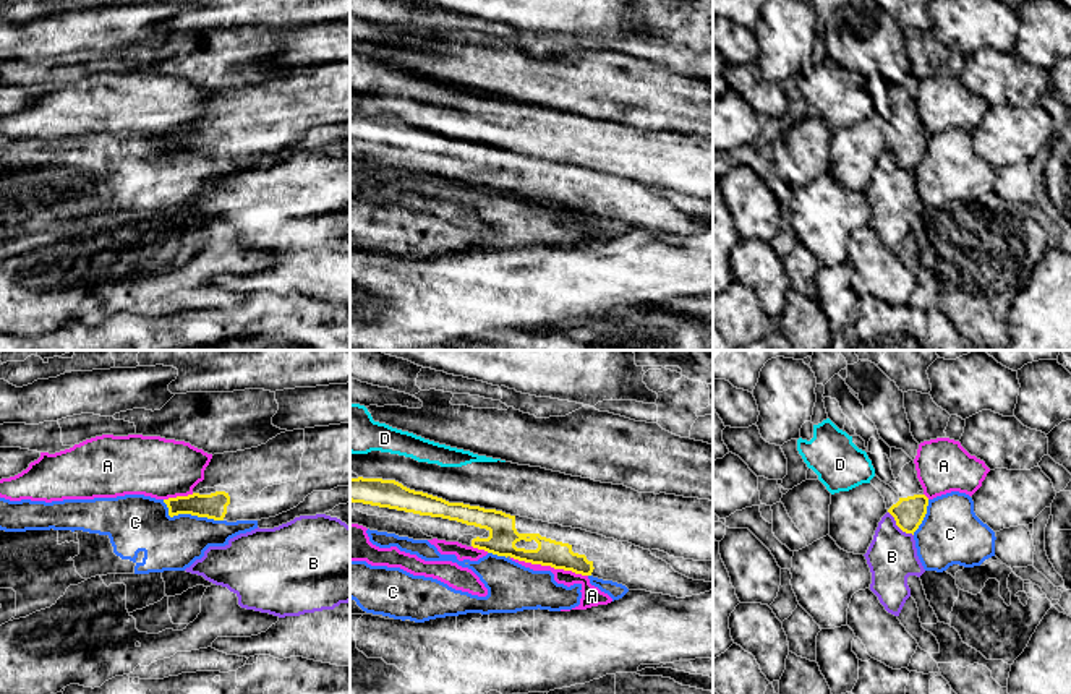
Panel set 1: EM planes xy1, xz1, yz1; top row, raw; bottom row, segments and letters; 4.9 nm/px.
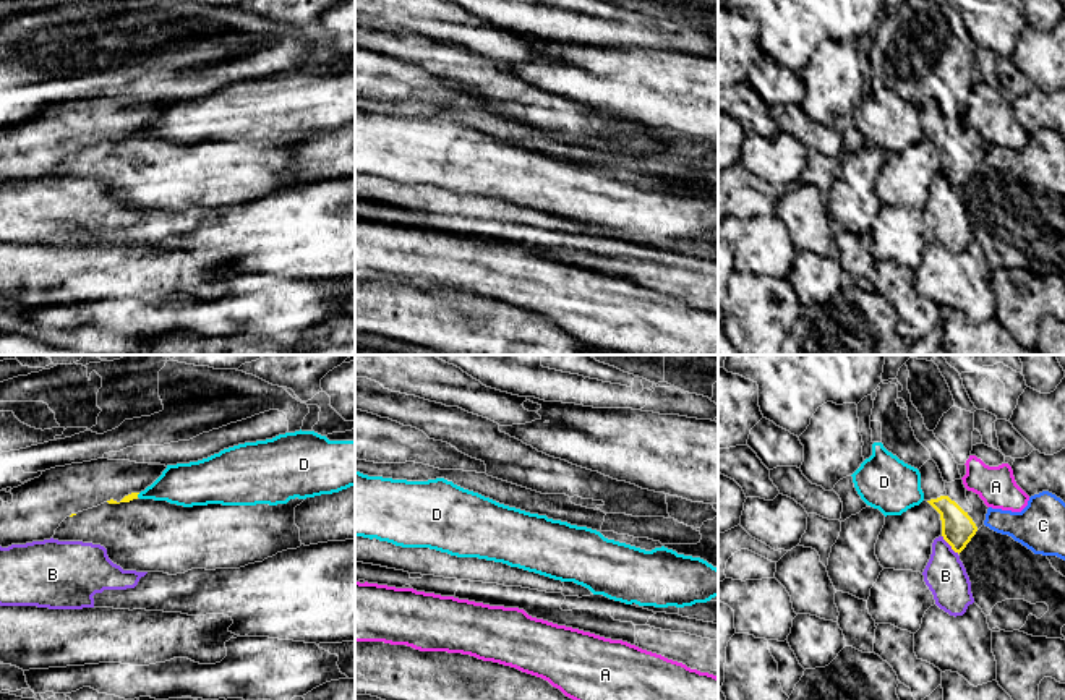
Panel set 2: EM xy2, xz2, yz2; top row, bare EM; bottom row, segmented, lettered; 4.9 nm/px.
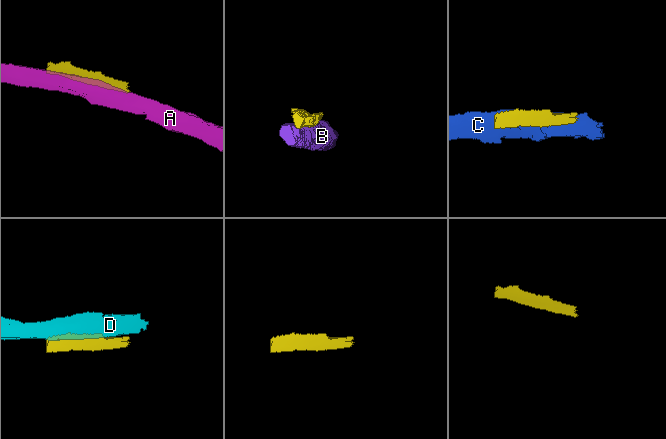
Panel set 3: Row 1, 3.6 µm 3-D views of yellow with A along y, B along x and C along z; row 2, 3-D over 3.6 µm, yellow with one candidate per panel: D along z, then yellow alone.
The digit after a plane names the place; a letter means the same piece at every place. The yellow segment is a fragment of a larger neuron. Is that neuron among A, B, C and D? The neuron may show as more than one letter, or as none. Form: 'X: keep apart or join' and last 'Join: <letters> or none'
A: keep apart
B: keep apart
C: keep apart
D: keep apart
Join: none

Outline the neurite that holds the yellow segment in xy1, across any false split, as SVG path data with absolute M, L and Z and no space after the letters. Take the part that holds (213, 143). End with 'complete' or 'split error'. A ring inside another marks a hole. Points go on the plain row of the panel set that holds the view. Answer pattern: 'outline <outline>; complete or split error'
outline M350 60L293 66L277 71L258 84L214 91L199 118L188 133L164 136L169 152L191 151L214 157L261 157L297 144L313 128L350 123Z; split error

